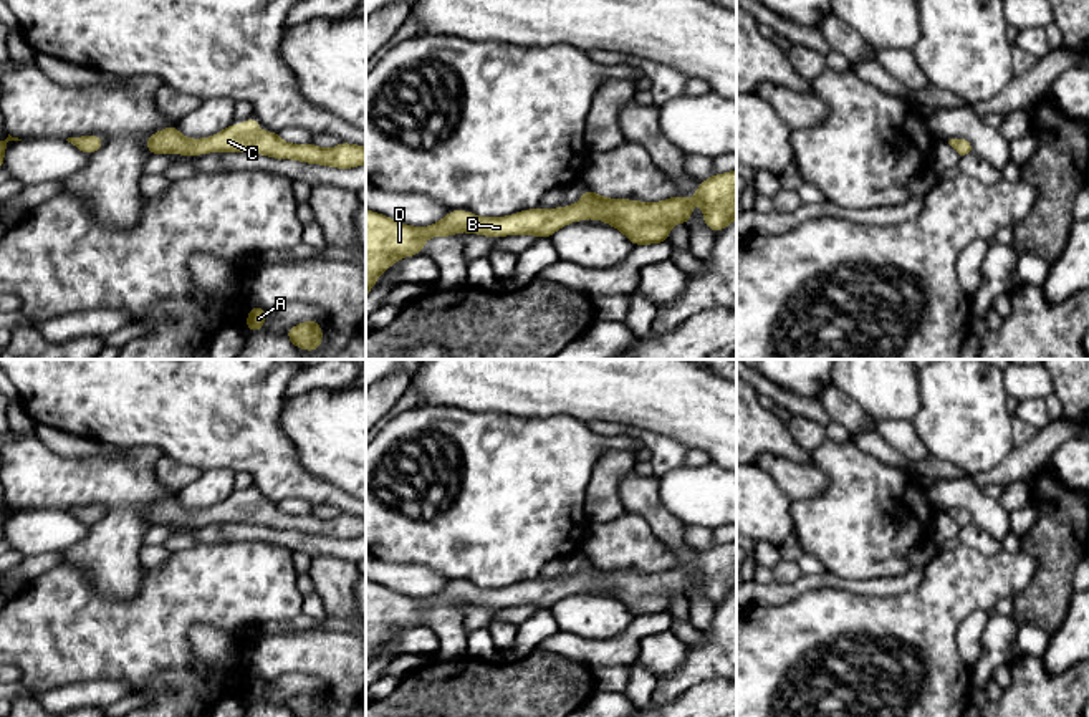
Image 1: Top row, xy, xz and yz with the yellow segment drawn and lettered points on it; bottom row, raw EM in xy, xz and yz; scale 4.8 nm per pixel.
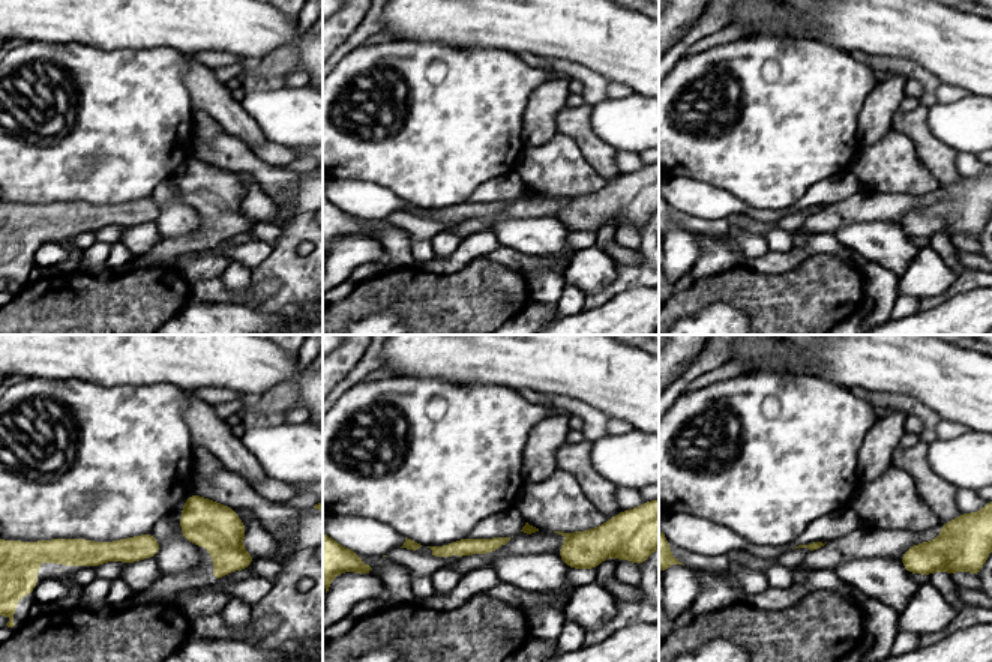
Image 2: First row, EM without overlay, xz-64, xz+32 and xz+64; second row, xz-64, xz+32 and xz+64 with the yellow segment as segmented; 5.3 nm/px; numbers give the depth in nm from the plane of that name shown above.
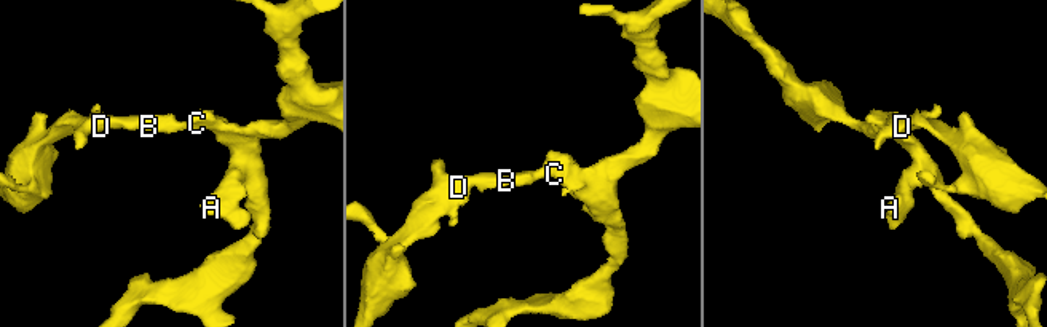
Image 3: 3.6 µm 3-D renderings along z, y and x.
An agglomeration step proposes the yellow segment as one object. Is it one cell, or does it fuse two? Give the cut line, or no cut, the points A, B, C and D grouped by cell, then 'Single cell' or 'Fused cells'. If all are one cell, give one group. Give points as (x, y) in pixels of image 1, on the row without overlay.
No split. Groups: A B C D. Single cell

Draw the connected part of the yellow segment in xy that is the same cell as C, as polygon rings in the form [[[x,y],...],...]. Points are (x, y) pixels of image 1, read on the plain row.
[[[247,488],[242,497],[230,495],[218,505],[204,510],[184,508],[172,495],[151,505],[146,512],[151,527],[182,525],[202,527],[209,523],[247,522],[273,530],[293,530],[308,535],[333,537],[336,540],[353,540],[366,535],[366,518],[351,513],[339,513],[333,520],[321,520],[314,513],[288,515],[278,503],[260,502],[257,488]]]

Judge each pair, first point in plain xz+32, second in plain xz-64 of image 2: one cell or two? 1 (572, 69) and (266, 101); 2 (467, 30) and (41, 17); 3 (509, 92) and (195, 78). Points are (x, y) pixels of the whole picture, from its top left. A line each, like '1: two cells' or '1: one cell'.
1: two cells
2: one cell
3: two cells

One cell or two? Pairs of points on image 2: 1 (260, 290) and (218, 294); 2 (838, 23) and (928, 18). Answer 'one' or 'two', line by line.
1: one
2: one

